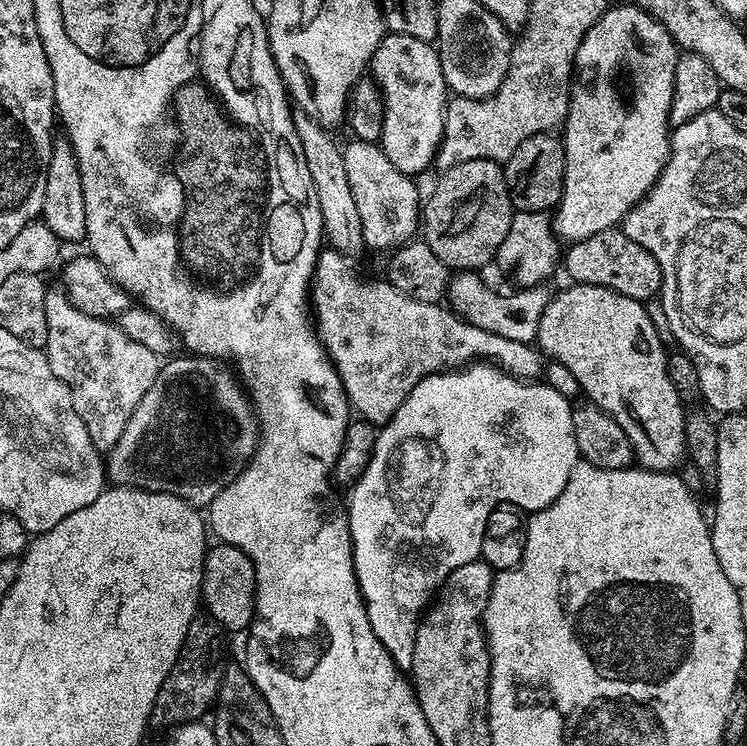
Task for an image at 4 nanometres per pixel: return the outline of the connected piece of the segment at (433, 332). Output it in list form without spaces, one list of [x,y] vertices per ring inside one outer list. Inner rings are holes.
[[[321,251],[320,261],[316,264],[316,273],[320,276],[320,304],[314,308],[314,324],[328,359],[338,370],[349,405],[355,411],[357,408],[360,411],[357,413],[371,424],[388,424],[416,383],[423,376],[432,376],[435,372],[463,368],[473,362],[487,362],[503,368],[519,380],[529,382],[535,381],[543,373],[545,361],[532,344],[513,342],[510,338],[502,338],[502,334],[490,334],[460,319],[443,303],[418,302],[399,292],[387,279],[380,278],[374,284],[363,284],[356,278],[356,272],[348,260],[351,259],[345,253]]]

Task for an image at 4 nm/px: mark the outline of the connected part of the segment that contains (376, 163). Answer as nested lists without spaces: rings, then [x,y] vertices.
[[[353,139],[352,144],[344,144],[342,151],[346,164],[346,178],[350,180],[350,191],[354,194],[354,202],[358,205],[358,216],[362,218],[362,236],[365,249],[388,248],[395,250],[402,244],[409,243],[417,235],[422,224],[422,192],[416,189],[417,181],[402,170],[398,170],[386,158],[384,149],[379,143],[367,144]]]

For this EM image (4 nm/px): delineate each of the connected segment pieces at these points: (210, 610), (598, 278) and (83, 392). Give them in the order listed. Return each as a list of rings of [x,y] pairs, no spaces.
[[[223,542],[213,543],[204,556],[200,595],[207,615],[213,616],[229,633],[240,631],[243,633],[252,627],[252,619],[256,617],[256,567],[254,562],[242,550],[238,550],[234,546]]]
[[[619,227],[602,230],[602,234],[594,234],[585,240],[578,240],[567,245],[568,253],[564,256],[564,268],[568,271],[568,280],[577,284],[602,286],[622,294],[626,298],[634,298],[641,302],[652,302],[657,299],[660,287],[664,284],[665,269],[656,261],[654,254],[646,250],[646,246],[638,246],[634,238],[630,238]]]
[[[63,294],[49,295],[46,303],[48,305],[48,333],[44,348],[50,362],[50,370],[54,370],[54,374],[58,374],[58,378],[62,378],[62,382],[70,390],[74,410],[78,410],[78,418],[86,422],[86,430],[96,449],[101,454],[107,454],[118,442],[122,430],[126,430],[126,422],[138,406],[138,402],[142,402],[146,390],[154,386],[162,367],[161,357],[146,350],[146,346],[130,339],[121,330],[119,323],[108,318],[88,316],[82,310],[75,308]]]

